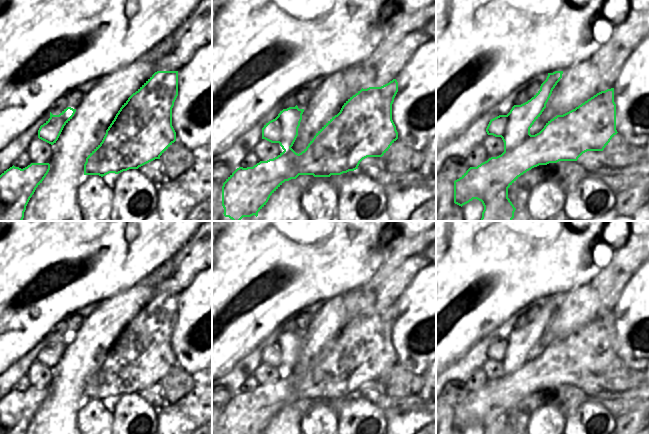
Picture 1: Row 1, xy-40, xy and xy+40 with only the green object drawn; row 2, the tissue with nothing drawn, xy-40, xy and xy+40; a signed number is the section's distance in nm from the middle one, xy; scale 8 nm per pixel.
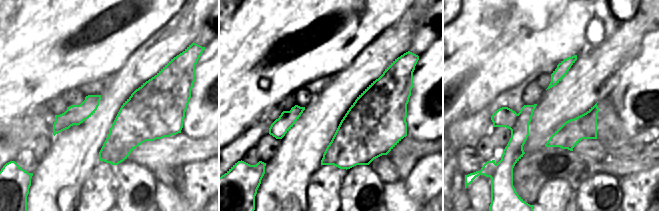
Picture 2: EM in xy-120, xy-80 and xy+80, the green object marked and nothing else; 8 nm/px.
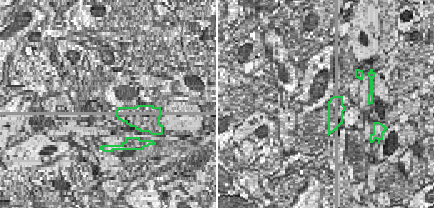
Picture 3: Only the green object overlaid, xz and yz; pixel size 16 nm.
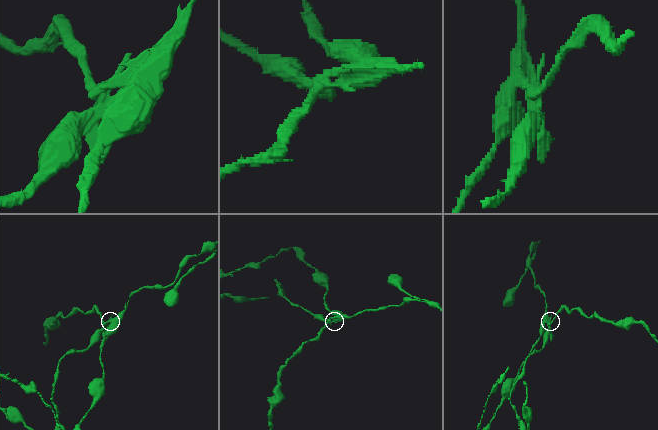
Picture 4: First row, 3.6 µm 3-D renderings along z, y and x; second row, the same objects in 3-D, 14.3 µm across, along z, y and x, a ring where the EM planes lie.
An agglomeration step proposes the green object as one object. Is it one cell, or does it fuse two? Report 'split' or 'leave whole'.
split

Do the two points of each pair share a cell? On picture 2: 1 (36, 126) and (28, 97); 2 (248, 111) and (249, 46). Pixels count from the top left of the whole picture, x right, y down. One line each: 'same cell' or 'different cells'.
1: different cells
2: same cell

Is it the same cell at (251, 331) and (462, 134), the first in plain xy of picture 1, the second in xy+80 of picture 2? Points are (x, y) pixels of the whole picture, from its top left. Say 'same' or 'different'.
different

